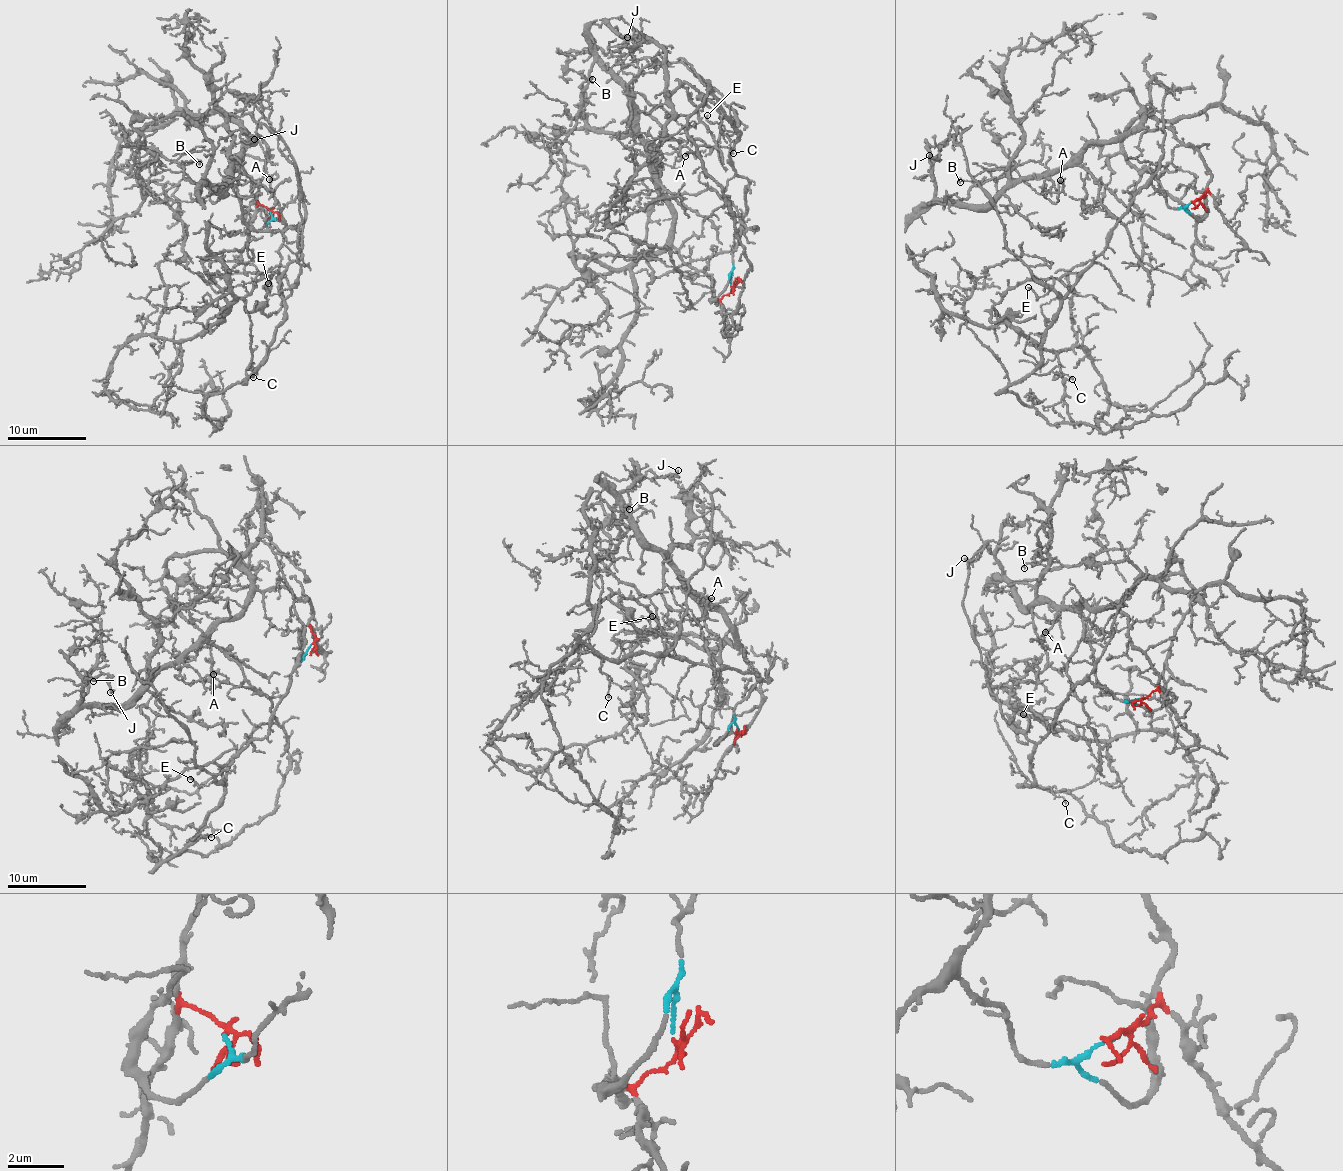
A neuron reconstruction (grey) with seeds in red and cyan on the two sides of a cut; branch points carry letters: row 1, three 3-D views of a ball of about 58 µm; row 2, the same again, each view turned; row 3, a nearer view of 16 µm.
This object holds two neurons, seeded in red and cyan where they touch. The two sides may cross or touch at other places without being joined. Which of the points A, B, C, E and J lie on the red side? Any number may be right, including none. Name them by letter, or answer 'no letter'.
A, B, J

